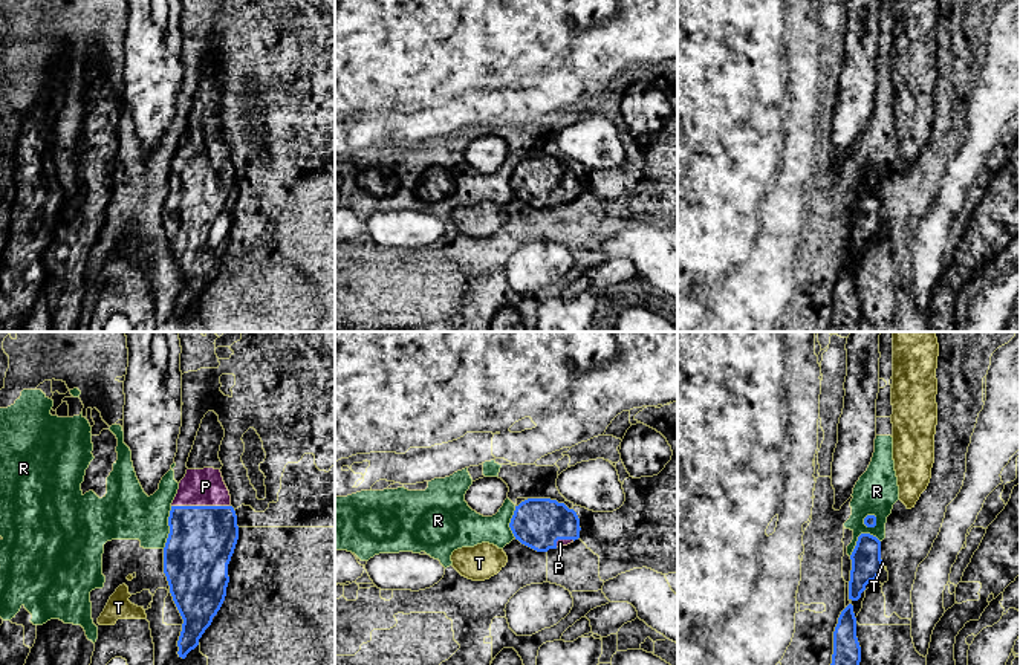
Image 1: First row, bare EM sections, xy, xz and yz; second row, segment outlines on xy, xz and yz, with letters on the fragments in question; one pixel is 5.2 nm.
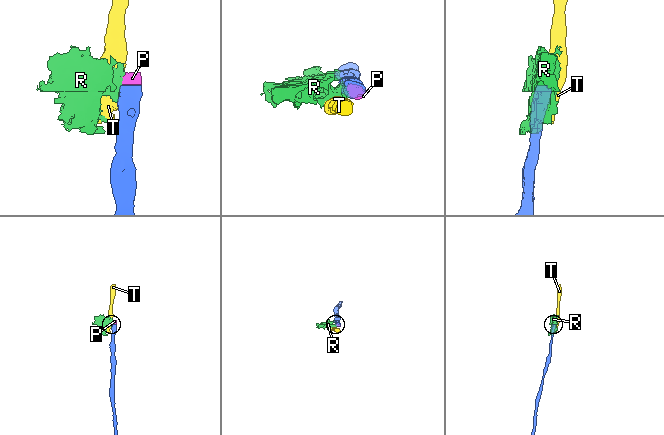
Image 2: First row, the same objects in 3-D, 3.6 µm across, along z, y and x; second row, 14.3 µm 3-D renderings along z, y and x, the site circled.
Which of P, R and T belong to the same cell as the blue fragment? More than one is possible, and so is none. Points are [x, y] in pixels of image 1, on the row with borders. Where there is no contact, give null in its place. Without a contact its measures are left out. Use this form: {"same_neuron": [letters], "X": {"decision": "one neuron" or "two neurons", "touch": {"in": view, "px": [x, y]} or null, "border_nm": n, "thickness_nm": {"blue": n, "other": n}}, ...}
{"same_neuron": ["P"], "P": {"decision": "one neuron", "touch": {"in": "xy", "px": [201, 506]}, "border_nm": 320, "thickness_nm": {"blue": 360, "other": 190}}, "R": {"decision": "two neurons", "touch": {"in": "xy", "px": [170, 528]}, "border_nm": 220, "thickness_nm": {"blue": 360, "other": 280}}, "T": {"decision": "two neurons", "touch": {"in": "yz", "px": [881, 566]}, "border_nm": 30, "thickness_nm": {"blue": 160, "other": 20}}}

